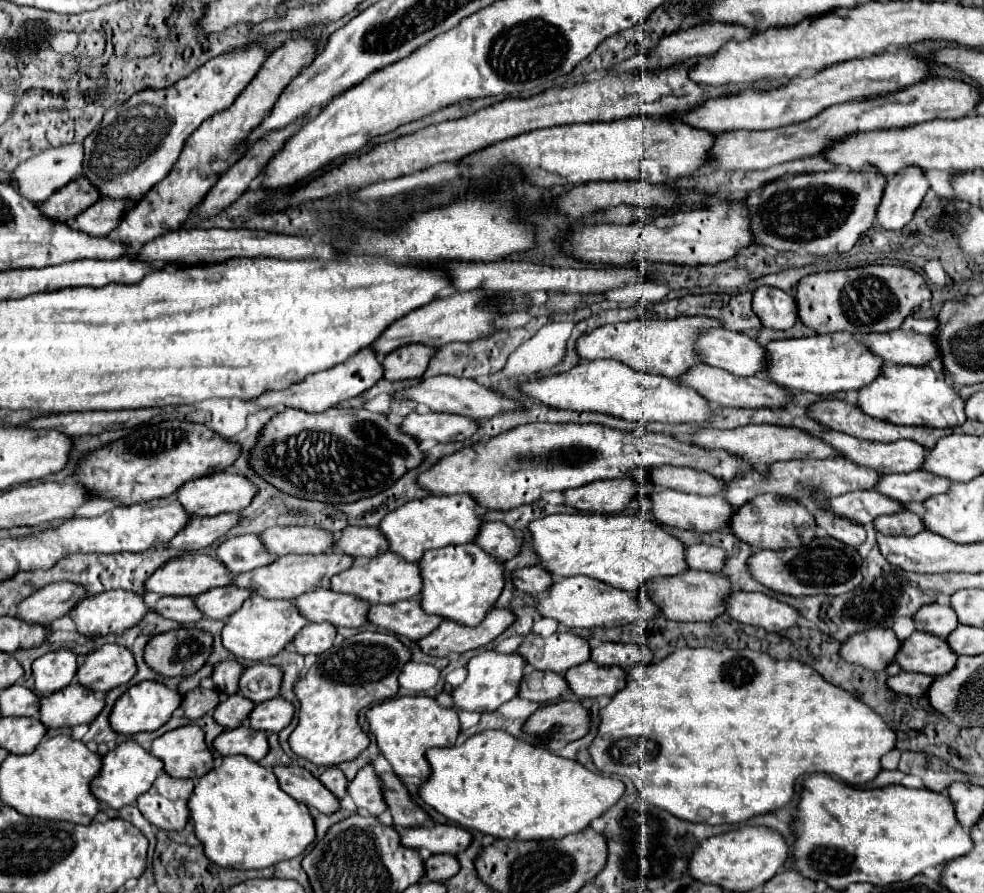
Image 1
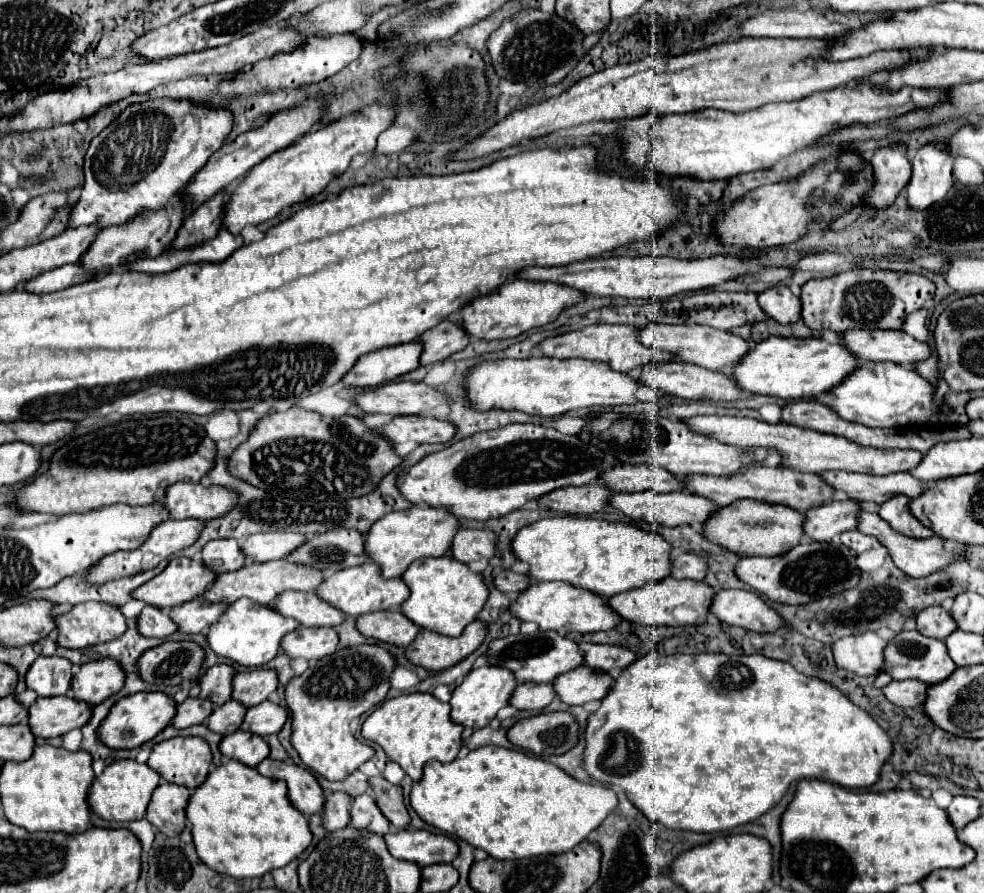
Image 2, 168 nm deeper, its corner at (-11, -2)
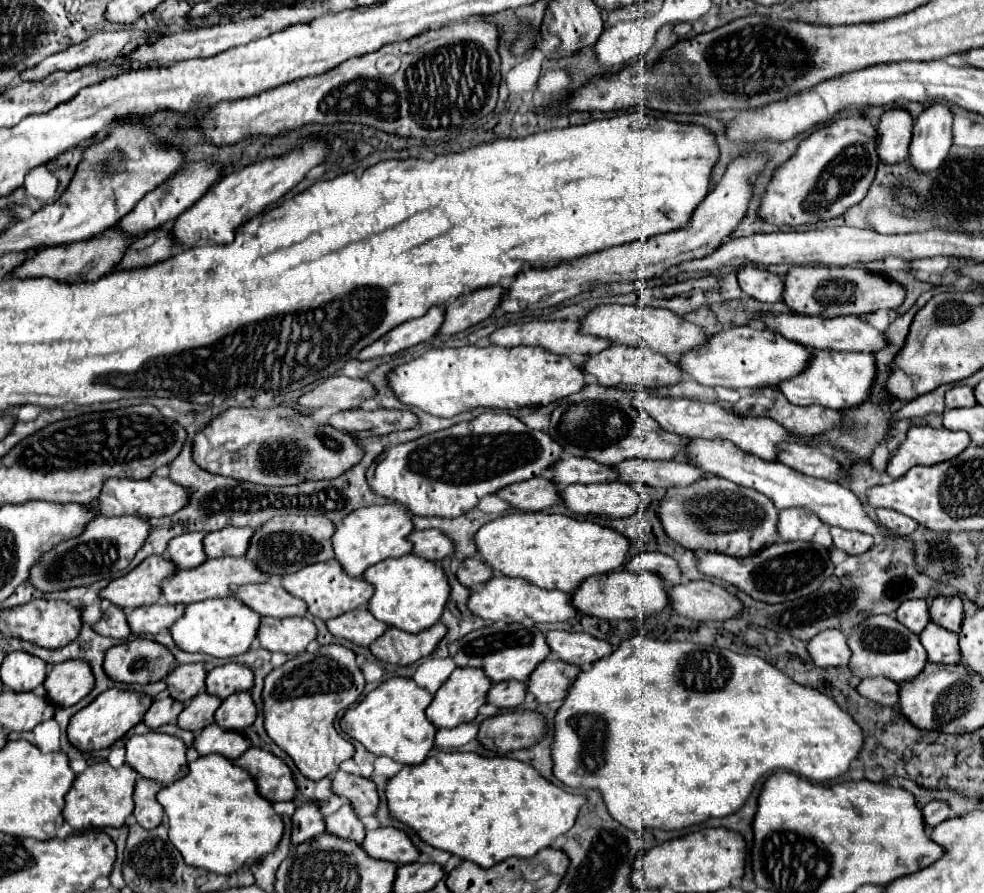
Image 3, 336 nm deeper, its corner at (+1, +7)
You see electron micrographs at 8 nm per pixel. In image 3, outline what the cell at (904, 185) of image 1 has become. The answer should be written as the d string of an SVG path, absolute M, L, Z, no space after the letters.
M932 103L918 115L910 143L910 163L918 171L934 171L946 159L952 145L952 117L946 103Z

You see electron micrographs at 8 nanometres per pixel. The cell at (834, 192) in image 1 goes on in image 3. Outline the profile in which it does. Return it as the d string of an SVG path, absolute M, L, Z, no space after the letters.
M890 109L880 117L876 153L884 163L904 161L912 139L912 115L906 109Z

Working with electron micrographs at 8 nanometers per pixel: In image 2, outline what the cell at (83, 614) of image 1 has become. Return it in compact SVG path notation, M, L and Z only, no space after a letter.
M84 602L68 614L56 616L58 644L64 648L88 648L98 642L116 640L126 632L126 616L112 604Z

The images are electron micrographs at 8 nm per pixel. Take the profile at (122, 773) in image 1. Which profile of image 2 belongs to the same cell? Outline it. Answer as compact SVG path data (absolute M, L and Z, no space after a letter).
M114 760L94 780L90 794L88 794L88 802L90 802L92 812L106 820L110 820L110 818L118 820L118 822L138 820L138 818L144 818L150 796L158 784L160 784L160 774L156 770L152 770L148 764L140 764L136 760Z

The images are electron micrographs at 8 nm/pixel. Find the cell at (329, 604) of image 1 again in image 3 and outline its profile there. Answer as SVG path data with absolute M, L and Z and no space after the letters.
M268 581L236 587L234 597L238 597L242 603L246 603L246 607L260 613L262 617L266 617L266 615L270 615L270 617L296 617L296 615L304 617L306 615L306 605L300 599L288 595L288 591L284 591L284 587L272 585Z

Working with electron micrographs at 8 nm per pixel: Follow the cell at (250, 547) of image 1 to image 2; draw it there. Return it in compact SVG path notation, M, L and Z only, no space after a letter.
M212 540L202 548L204 564L216 574L234 572L244 568L246 556L240 552L238 540Z

